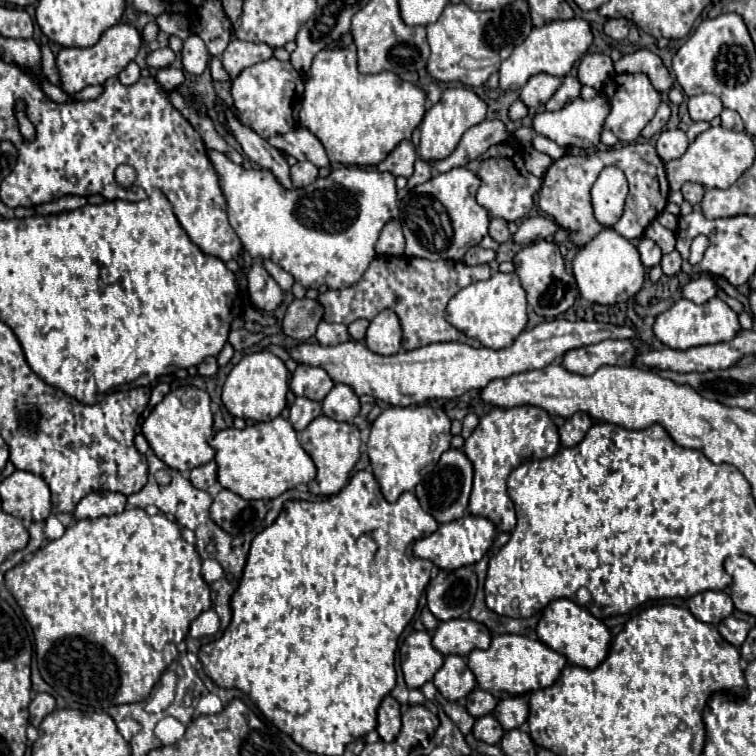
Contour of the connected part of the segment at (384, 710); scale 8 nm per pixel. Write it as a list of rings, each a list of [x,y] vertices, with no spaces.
[[[387,695],[381,701],[377,723],[379,723],[377,733],[381,735],[383,741],[389,743],[399,735],[399,731],[401,731],[401,705],[391,695]]]

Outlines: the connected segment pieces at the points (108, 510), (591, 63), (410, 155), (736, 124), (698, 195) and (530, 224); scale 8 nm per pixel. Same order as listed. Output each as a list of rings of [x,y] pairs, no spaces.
[[[89,493],[75,507],[75,519],[95,519],[101,515],[115,515],[125,511],[127,497],[123,493]]]
[[[587,53],[579,63],[579,75],[577,75],[579,81],[597,91],[601,91],[605,81],[611,79],[613,75],[615,75],[613,61],[603,53]]]
[[[403,141],[395,147],[389,157],[377,165],[379,171],[389,171],[393,177],[411,177],[413,175],[413,163],[417,159],[417,151],[413,149],[411,141]]]
[[[723,109],[723,113],[721,113],[721,125],[723,125],[725,129],[745,131],[745,129],[743,129],[743,119],[739,117],[737,111],[731,111],[731,109]]]
[[[685,183],[685,185],[681,187],[681,193],[683,193],[683,197],[685,197],[691,205],[695,205],[695,203],[701,203],[703,193],[705,193],[705,187],[699,185],[699,183]]]
[[[527,217],[527,219],[521,221],[517,233],[513,233],[511,239],[517,245],[529,245],[529,243],[535,243],[539,239],[547,239],[557,229],[559,229],[559,225],[553,223],[551,219],[545,219],[545,217]]]

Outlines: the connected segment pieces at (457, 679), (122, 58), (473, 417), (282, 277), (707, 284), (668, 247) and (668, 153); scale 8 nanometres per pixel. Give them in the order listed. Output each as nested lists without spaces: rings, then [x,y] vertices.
[[[447,655],[443,667],[433,677],[435,687],[441,691],[441,695],[447,701],[459,701],[465,699],[475,687],[475,675],[459,655]]]
[[[117,23],[117,25],[109,27],[101,35],[99,43],[93,45],[93,47],[61,49],[59,55],[57,55],[57,67],[59,67],[59,73],[61,73],[63,91],[77,93],[77,91],[85,89],[87,85],[103,85],[109,77],[115,77],[119,71],[123,71],[137,57],[141,43],[143,43],[143,37],[133,25]]]
[[[469,413],[462,421],[461,436],[467,439],[471,433],[475,430],[479,423],[479,417],[474,413]]]
[[[265,259],[265,261],[263,261],[263,267],[269,271],[269,275],[273,275],[273,279],[281,285],[281,289],[283,289],[283,291],[291,291],[293,283],[295,283],[293,275],[289,275],[283,267],[279,267],[277,263],[273,263],[273,261],[269,261],[269,259]]]
[[[707,275],[693,279],[683,287],[683,297],[691,299],[693,303],[707,303],[709,299],[717,297],[717,293],[719,293],[719,285]]]
[[[651,221],[647,225],[647,229],[645,229],[645,235],[651,237],[661,247],[661,251],[665,255],[675,249],[675,233],[669,231],[669,229],[665,229],[663,225],[659,225],[659,221]]]
[[[665,129],[659,135],[655,147],[657,147],[657,153],[659,153],[661,161],[669,163],[671,159],[679,159],[687,151],[689,141],[687,141],[687,135],[681,129],[675,129],[675,131]]]

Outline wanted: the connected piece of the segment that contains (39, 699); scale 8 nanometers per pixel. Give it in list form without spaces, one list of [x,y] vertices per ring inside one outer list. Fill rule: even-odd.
[[[37,693],[29,705],[29,723],[33,727],[39,727],[45,715],[49,715],[55,709],[55,699],[49,693]]]

